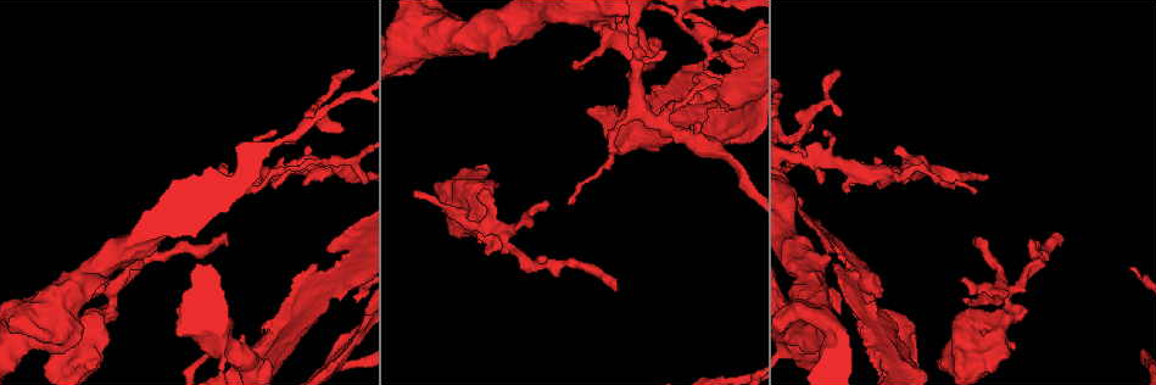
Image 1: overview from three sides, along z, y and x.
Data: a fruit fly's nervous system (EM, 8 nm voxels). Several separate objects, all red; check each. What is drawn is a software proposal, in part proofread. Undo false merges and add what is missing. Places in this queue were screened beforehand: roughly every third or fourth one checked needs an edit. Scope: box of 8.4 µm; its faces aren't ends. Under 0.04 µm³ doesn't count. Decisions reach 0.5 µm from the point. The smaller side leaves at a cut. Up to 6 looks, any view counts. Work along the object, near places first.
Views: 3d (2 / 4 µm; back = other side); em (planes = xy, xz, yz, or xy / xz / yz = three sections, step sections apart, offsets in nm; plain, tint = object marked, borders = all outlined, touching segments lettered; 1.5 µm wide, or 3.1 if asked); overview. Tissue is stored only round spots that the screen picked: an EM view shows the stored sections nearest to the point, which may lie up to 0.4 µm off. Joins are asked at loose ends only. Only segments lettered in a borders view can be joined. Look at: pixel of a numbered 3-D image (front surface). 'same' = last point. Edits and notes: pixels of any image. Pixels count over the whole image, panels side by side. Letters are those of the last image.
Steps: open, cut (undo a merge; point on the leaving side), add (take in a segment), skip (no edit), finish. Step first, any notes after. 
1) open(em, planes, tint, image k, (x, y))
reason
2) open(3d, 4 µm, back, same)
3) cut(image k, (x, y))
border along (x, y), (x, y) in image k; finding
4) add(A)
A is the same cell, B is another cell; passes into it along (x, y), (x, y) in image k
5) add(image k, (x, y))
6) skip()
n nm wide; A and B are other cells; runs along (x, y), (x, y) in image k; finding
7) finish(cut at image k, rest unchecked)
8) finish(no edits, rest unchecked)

open(em, planes, borders, image 1, (616, 287))
branch stops here

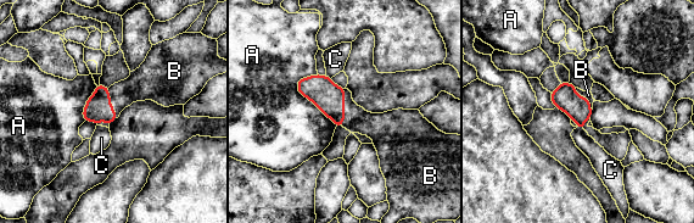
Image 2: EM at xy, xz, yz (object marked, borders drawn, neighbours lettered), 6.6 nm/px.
add(B)
160 nm wide; A touches over 400 nm; B is the same cell, A and C are other cells; it goes on there

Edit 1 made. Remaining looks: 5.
open(3d, 4 µm, image 1, (655, 113))
three arms meet

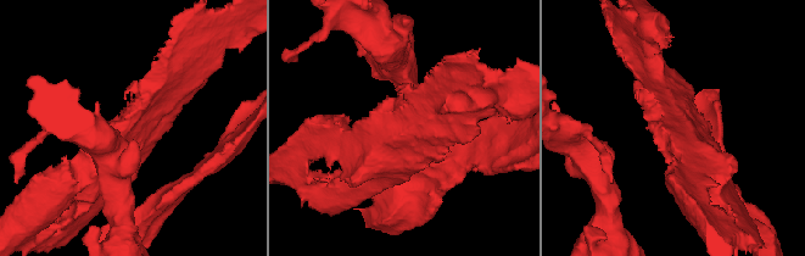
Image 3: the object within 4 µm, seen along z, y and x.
open(em, planes, borders, image 3, (131, 127))
need the tissue

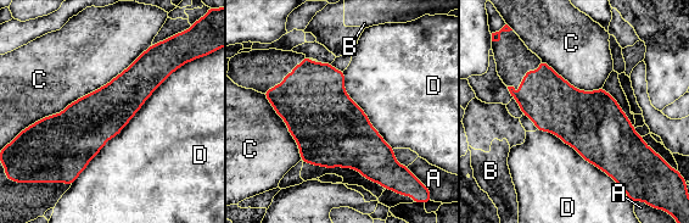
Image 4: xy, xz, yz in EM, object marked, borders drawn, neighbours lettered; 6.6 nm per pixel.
skip()
D touches over 1050 nm; A, B, C and D are other cells; border along (178, 67), (71, 185) in image 4; all the same neuron

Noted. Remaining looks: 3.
open(em, yz, step 4, tint, image 1, (341, 240))
touches itself

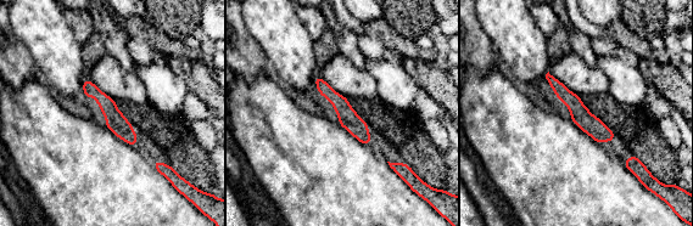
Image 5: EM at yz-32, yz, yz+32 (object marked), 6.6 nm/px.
open(em, planes, borders, same)

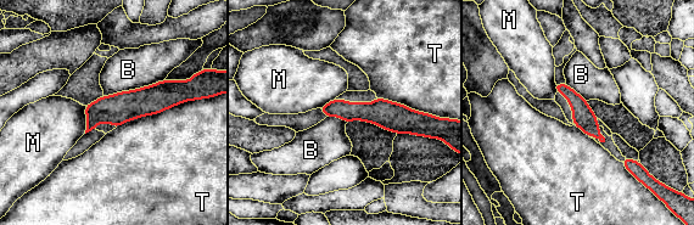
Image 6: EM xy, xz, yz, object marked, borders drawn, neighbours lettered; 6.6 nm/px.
skip()
B, M and T are other cells; border along (163, 79), (104, 96) in image 6; continuous, no second neuron

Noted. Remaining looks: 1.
finish(add at image 2, rest unchecked)

